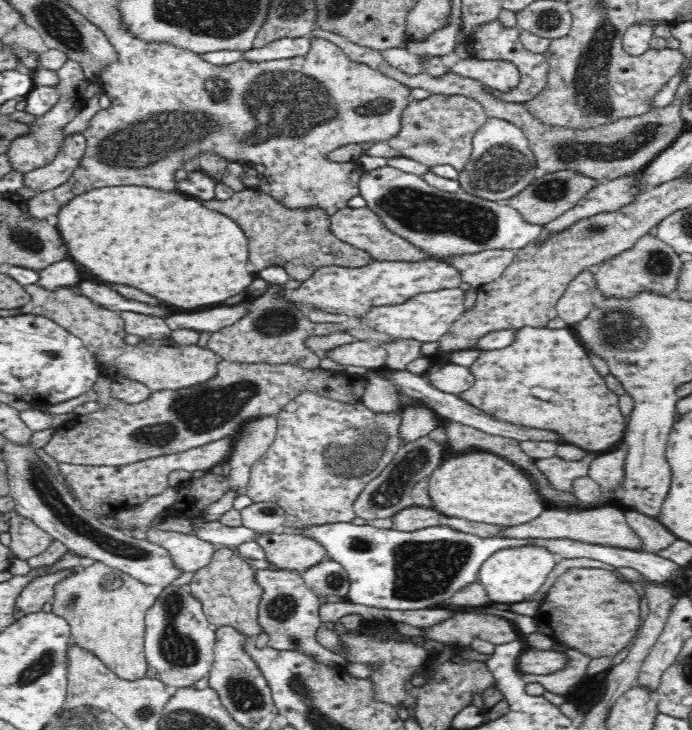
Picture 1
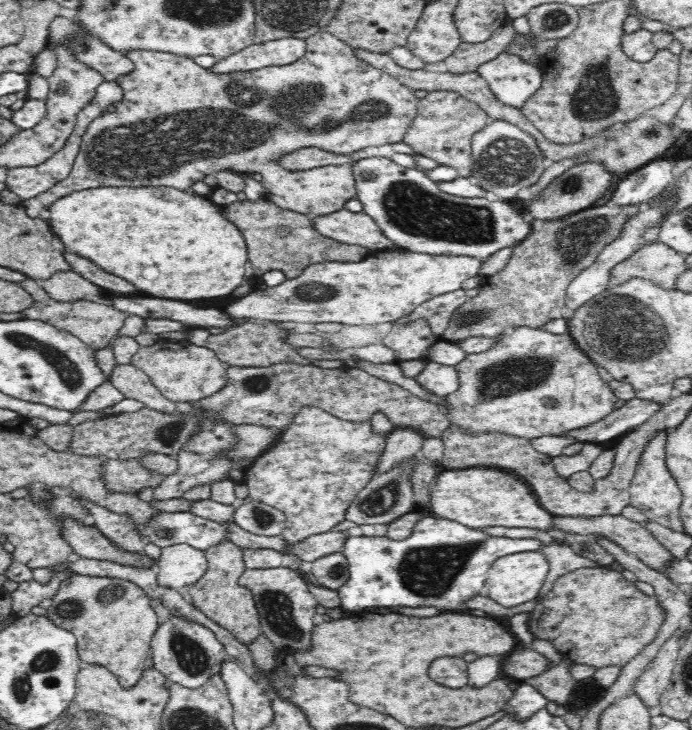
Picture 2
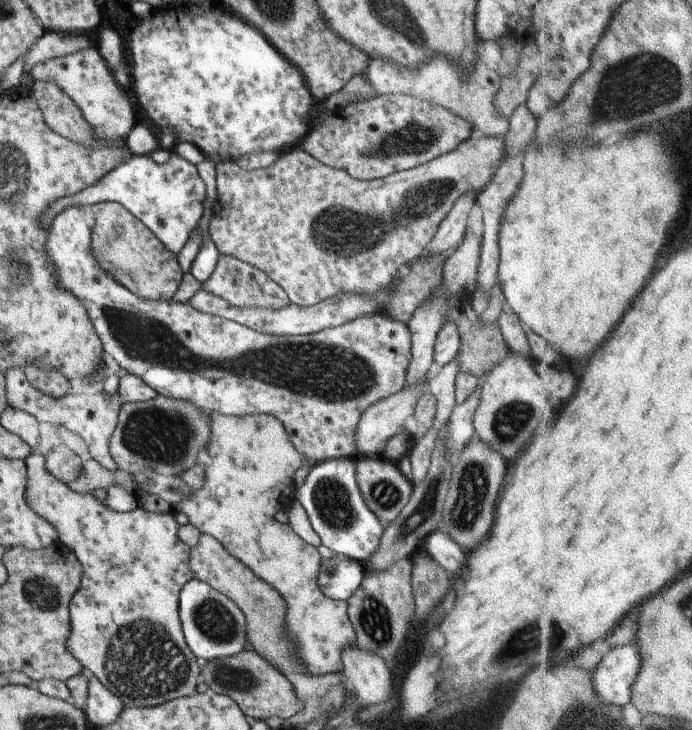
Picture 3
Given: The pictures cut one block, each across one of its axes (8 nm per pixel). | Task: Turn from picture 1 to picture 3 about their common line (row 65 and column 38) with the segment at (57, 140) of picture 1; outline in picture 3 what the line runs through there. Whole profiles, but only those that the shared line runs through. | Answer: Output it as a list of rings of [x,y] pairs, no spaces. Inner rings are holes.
[[[86,48],[66,56],[50,58],[34,66],[35,74],[40,74],[43,80],[54,80],[64,94],[80,109],[88,126],[96,132],[96,140],[125,140],[128,133],[136,125],[134,119],[134,106],[130,98],[118,86],[115,76],[112,76],[105,57],[100,56],[96,48]]]

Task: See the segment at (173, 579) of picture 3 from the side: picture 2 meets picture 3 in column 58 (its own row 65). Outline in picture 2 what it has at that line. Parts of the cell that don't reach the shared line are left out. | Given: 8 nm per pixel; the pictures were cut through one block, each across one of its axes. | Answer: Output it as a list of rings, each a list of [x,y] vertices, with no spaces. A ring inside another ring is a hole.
[[[506,51],[480,64],[476,72],[486,79],[490,90],[500,102],[518,110],[542,86],[543,72],[540,64],[524,61],[520,56],[507,54]]]

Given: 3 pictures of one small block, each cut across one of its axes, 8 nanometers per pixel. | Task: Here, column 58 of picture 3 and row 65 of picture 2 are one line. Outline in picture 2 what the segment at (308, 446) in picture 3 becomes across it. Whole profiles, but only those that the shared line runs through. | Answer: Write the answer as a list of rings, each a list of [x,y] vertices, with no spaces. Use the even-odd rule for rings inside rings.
[[[282,38],[248,46],[245,50],[216,61],[209,70],[216,74],[248,72],[264,66],[286,66],[303,58],[307,52],[304,39]]]

